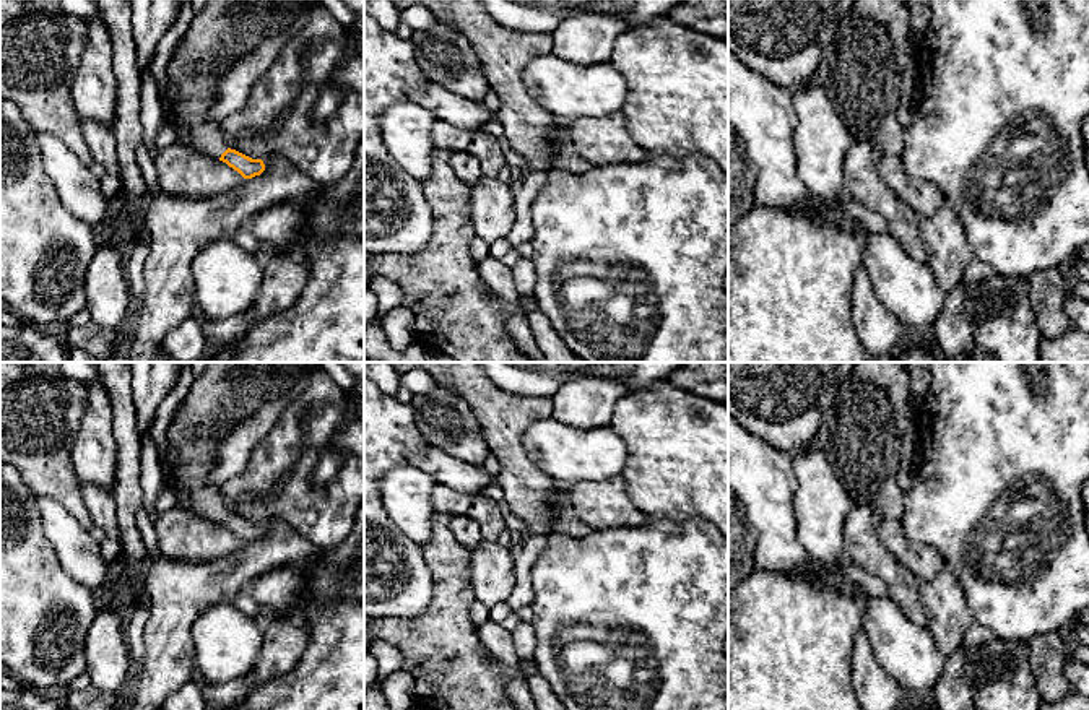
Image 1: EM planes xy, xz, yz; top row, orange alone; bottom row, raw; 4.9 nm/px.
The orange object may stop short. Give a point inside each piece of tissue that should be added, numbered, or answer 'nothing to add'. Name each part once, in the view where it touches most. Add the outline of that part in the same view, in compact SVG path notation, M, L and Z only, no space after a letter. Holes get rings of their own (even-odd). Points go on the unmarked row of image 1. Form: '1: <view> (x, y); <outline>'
1: xy (226, 393); M208 362L195 377L187 396L174 411L167 427L166 455L161 458L163 489L177 492L180 505L219 523L228 513L221 500L221 486L210 481L216 465L216 447L265 403L278 398L309 362Z

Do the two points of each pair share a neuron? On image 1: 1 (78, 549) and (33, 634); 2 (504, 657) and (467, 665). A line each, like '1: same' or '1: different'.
1: different
2: different

